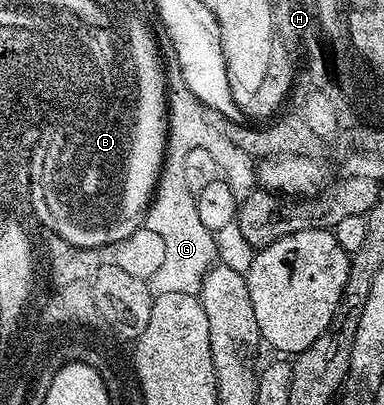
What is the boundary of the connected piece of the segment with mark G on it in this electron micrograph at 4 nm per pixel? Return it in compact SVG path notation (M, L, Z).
M169 55L164 58L163 72L167 90L167 144L164 146L164 161L155 192L144 212L143 225L163 237L164 260L159 271L149 277L147 284L154 294L197 295L200 294L206 271L213 268L218 258L214 230L199 223L196 196L183 179L183 159L195 147L207 142L205 120L201 116L201 109L205 105L195 99L191 87L187 87L176 57Z

